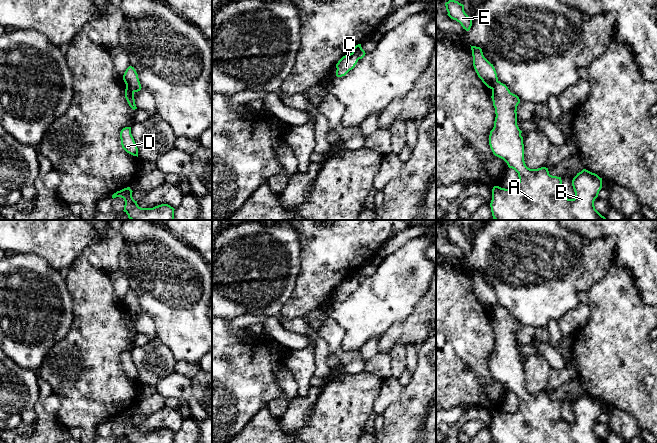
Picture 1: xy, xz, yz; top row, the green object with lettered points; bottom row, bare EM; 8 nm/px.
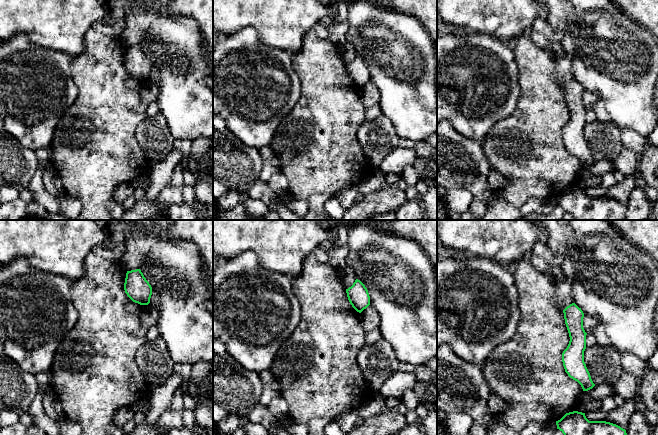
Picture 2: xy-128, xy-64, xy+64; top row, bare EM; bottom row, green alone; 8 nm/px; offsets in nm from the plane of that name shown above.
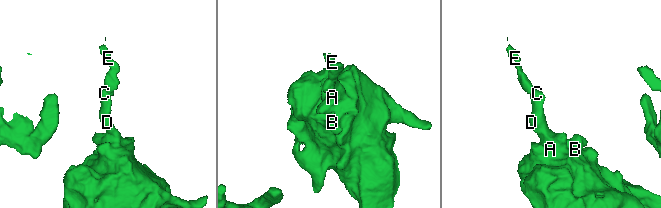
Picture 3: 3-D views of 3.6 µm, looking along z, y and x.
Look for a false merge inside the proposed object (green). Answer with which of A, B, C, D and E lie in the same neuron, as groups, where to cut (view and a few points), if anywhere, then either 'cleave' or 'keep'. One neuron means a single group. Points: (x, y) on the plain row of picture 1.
A B C D / E | xy (125, 306), (134, 315) | cleave

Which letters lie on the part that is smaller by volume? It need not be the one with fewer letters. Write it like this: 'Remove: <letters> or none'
Remove: E

